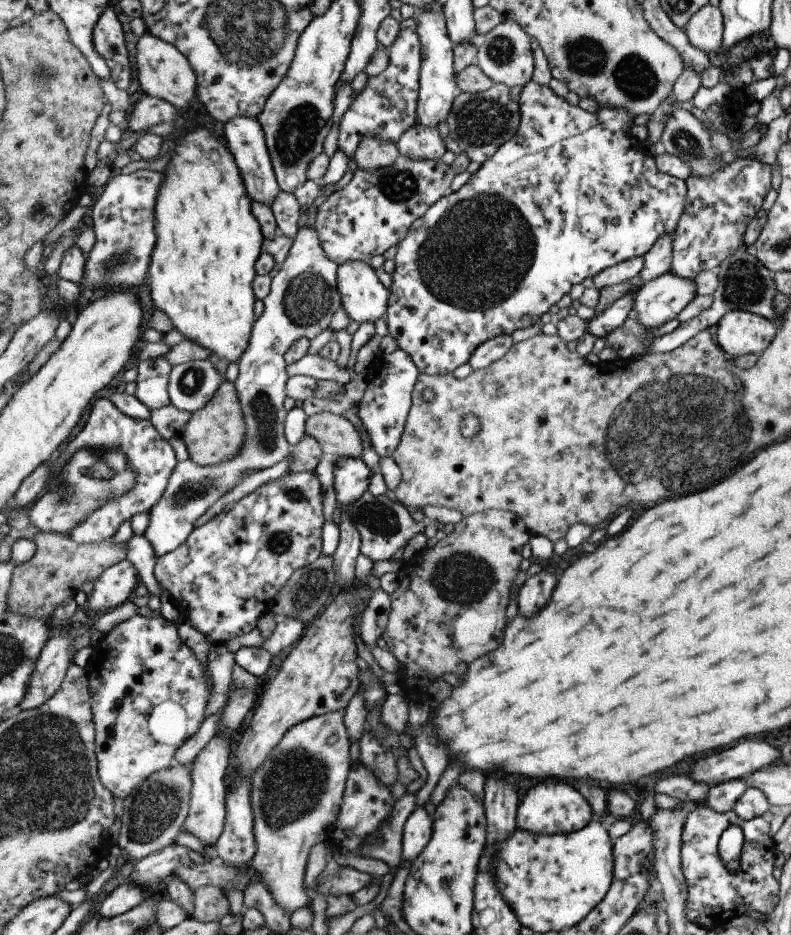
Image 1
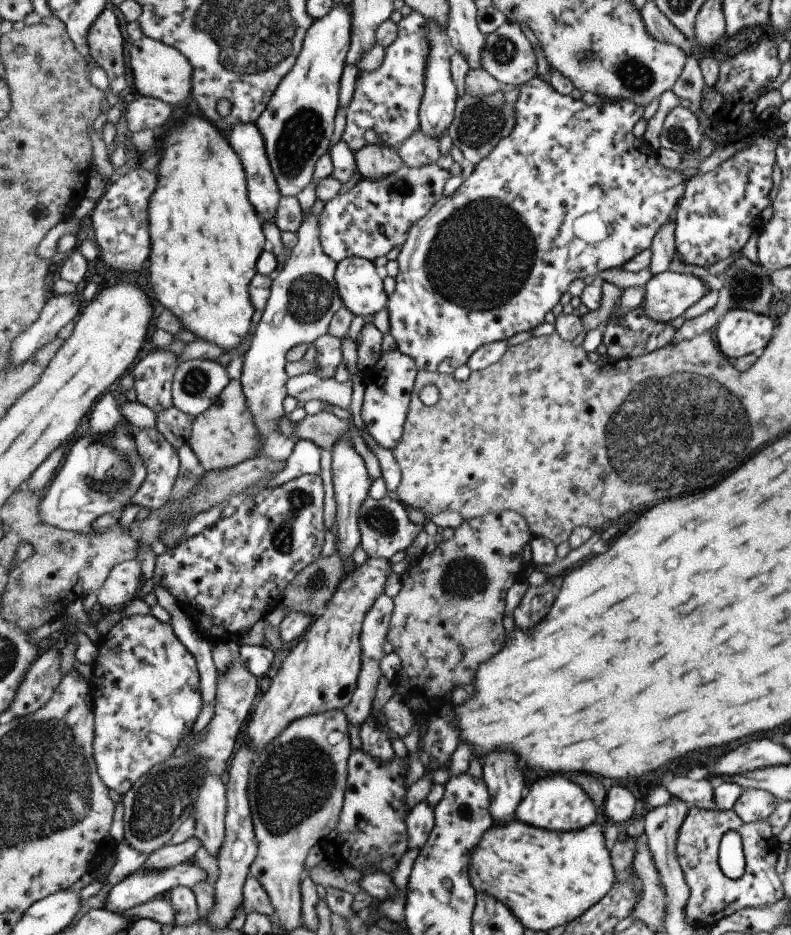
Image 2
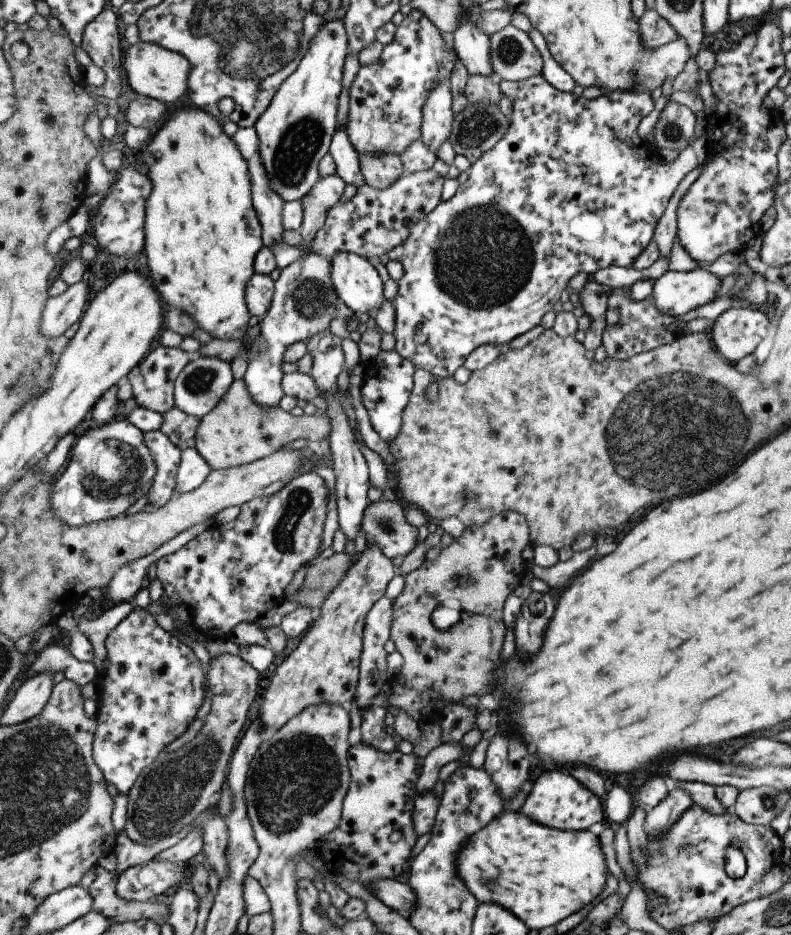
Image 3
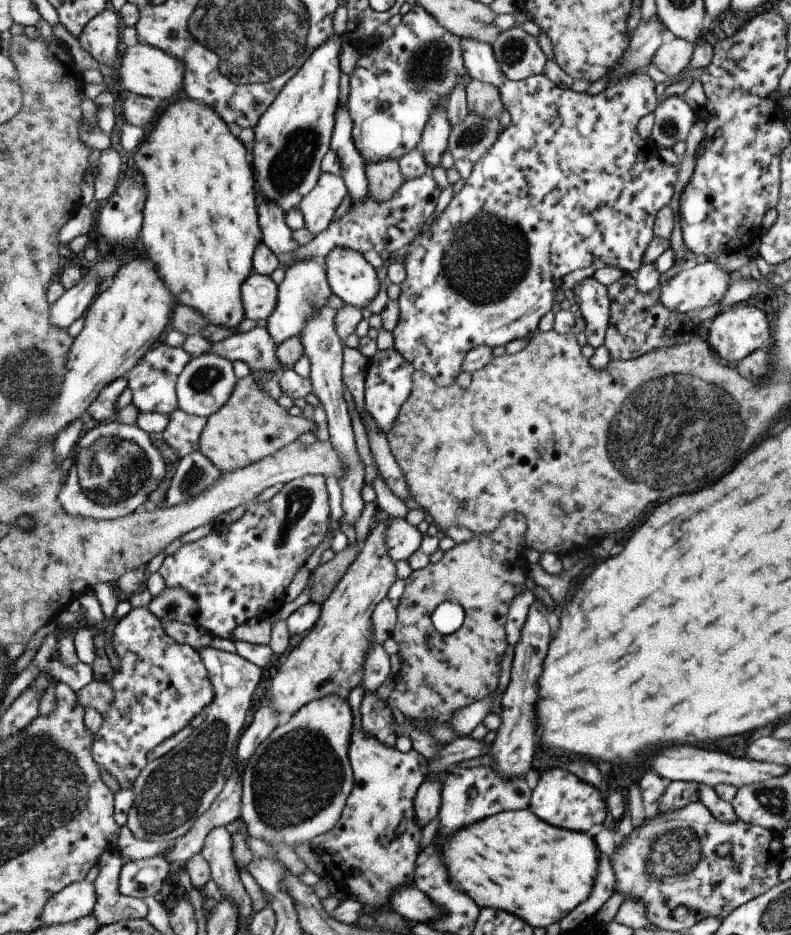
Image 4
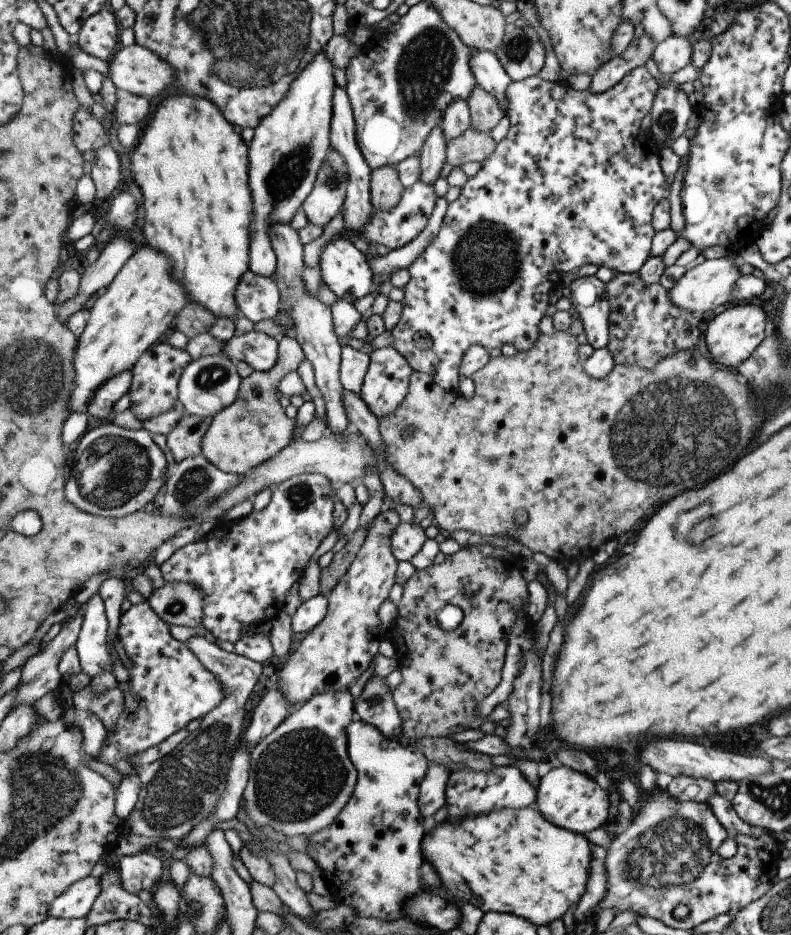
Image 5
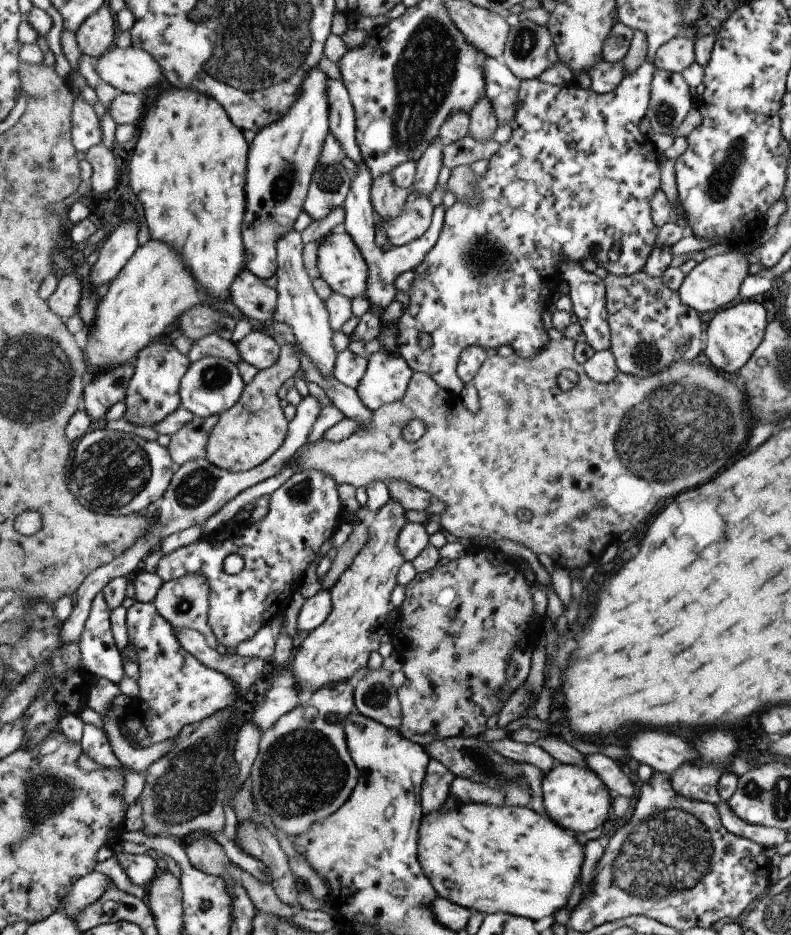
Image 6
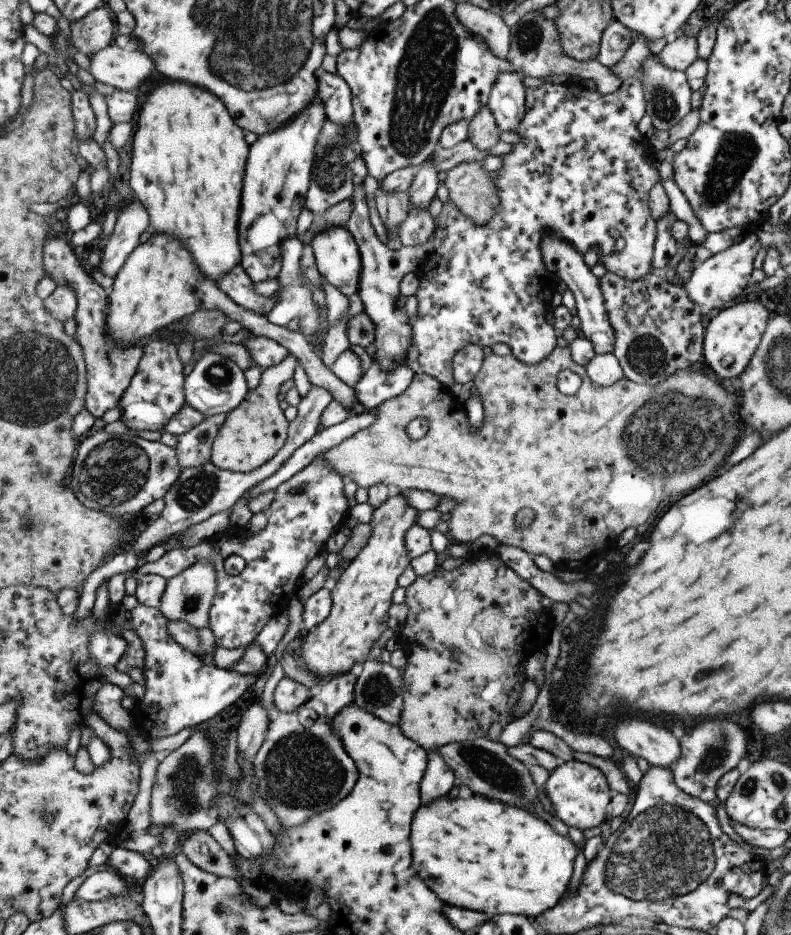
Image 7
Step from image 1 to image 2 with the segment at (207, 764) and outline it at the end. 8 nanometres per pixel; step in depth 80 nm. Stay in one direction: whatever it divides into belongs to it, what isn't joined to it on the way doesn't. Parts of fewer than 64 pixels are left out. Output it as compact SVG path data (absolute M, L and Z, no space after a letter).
M207 775L200 788L200 797L195 812L187 819L178 833L171 839L171 845L178 845L191 837L197 837L202 846L218 858L226 839L226 812L228 811L228 786L217 775Z

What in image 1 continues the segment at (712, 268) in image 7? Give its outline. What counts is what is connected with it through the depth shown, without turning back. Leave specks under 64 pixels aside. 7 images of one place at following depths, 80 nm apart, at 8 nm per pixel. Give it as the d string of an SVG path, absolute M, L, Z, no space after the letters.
M664 272L637 289L635 315L647 330L659 328L668 320L676 318L679 311L696 295L692 280Z

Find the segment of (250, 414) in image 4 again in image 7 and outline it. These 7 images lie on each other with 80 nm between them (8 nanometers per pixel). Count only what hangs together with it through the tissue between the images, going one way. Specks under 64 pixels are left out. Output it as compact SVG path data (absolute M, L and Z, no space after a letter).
M289 354L281 364L262 370L258 386L250 390L250 395L235 411L227 414L227 420L219 430L211 452L211 460L215 466L227 471L249 473L262 468L269 460L278 456L287 443L290 432L289 420L279 406L281 386L293 378L298 363L298 358Z

